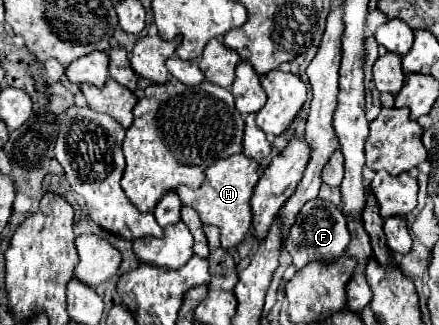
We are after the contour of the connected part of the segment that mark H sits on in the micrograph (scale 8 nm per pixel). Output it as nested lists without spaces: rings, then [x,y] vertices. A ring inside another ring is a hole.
[[[243,153],[231,155],[227,159],[219,159],[215,165],[211,165],[205,171],[205,181],[199,189],[189,189],[185,185],[177,187],[177,195],[183,201],[183,205],[193,207],[199,211],[199,219],[205,225],[215,225],[221,231],[221,247],[231,249],[237,243],[243,241],[251,227],[251,205],[249,199],[253,195],[253,189],[259,181],[259,165],[245,157]]]

